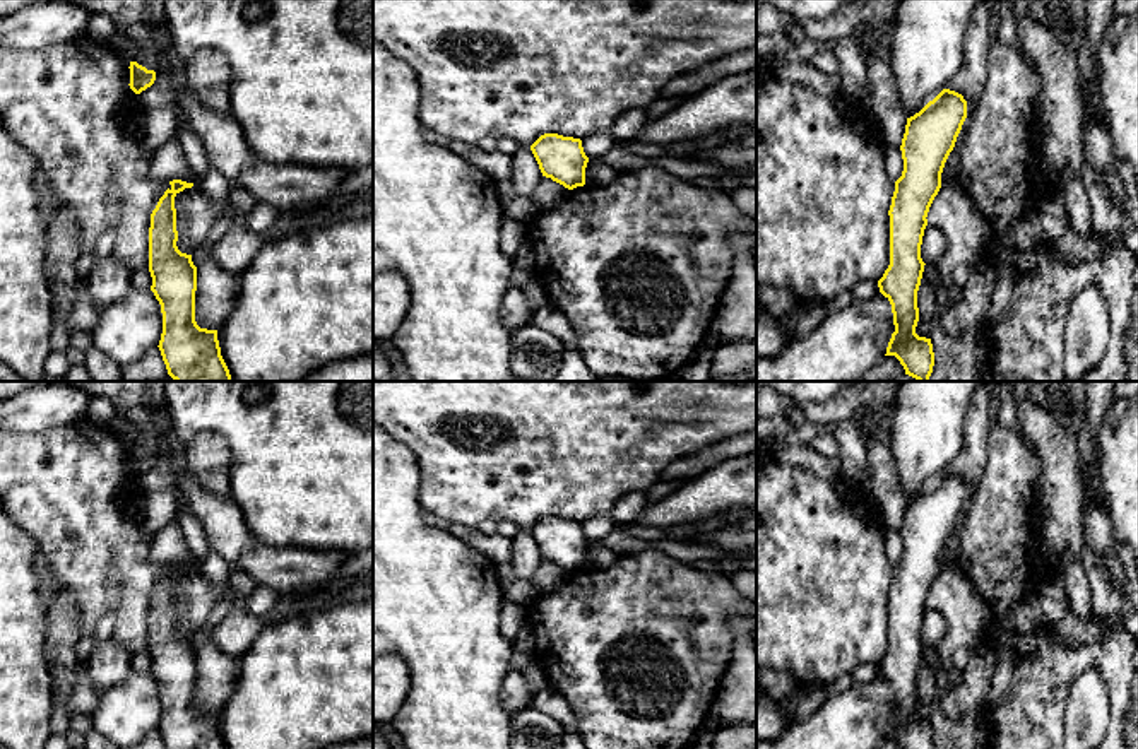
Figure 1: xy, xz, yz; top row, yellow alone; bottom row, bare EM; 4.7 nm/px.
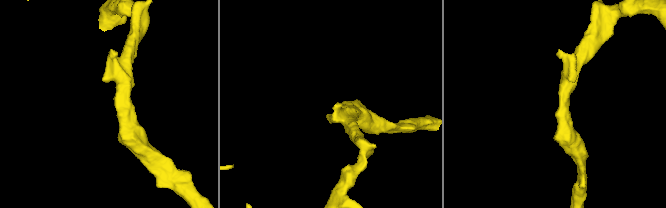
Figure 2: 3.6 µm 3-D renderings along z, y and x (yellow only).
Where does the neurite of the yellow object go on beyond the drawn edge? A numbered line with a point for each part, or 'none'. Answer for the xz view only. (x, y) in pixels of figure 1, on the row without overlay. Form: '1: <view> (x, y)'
none

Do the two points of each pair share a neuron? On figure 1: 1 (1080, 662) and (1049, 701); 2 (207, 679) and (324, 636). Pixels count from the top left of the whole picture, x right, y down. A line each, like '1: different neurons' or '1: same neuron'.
1: same neuron
2: different neurons

